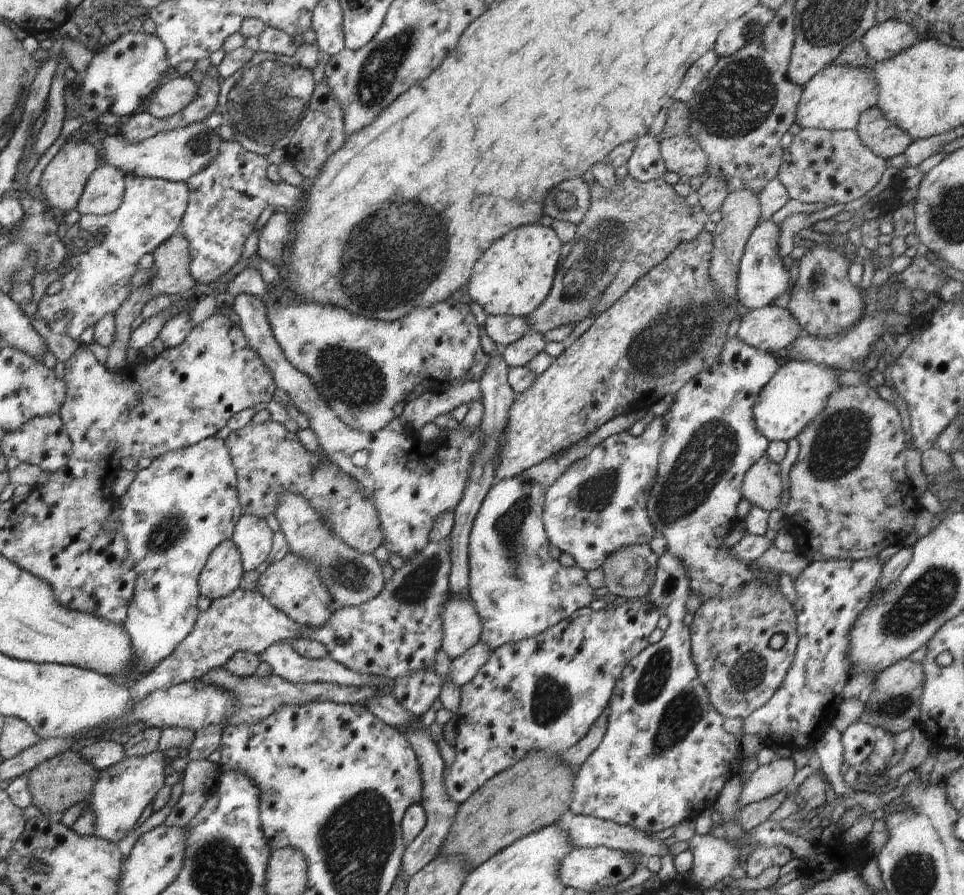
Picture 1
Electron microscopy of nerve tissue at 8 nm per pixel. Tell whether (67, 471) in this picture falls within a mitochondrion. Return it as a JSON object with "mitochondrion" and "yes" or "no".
{"mitochondrion":"no"}

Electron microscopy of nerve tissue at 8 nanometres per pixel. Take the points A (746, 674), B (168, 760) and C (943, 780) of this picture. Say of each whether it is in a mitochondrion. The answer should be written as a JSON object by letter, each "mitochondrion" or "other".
{"A":"mitochondrion","B":"other","C":"other"}

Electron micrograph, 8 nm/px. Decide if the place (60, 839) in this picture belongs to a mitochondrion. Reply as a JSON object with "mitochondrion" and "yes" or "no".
{"mitochondrion":"no"}

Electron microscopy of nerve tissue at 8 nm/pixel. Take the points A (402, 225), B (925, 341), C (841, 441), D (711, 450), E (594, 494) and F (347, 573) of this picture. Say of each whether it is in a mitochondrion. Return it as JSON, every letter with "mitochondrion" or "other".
{"A":"mitochondrion","B":"other","C":"mitochondrion","D":"mitochondrion","E":"mitochondrion","F":"mitochondrion"}

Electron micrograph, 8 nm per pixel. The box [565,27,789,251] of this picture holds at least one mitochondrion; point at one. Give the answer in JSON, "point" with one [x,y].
{"point":[742,96]}

